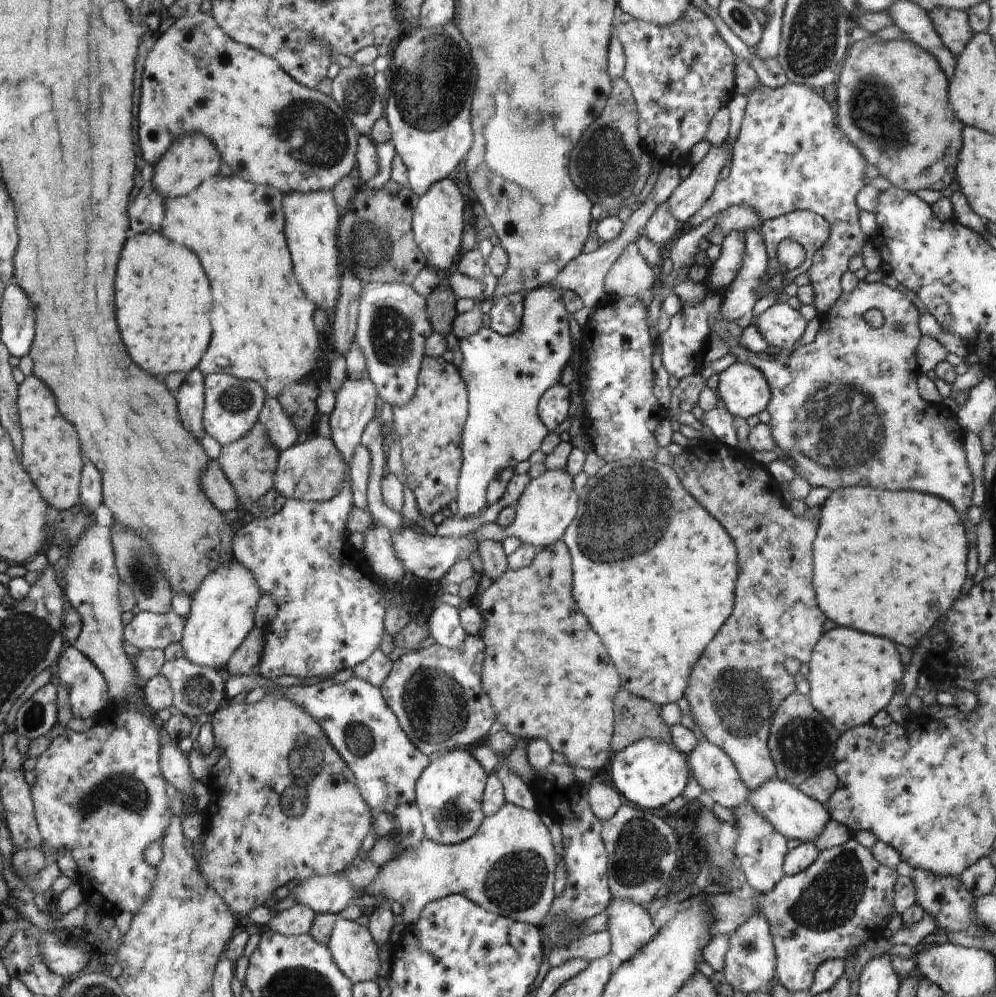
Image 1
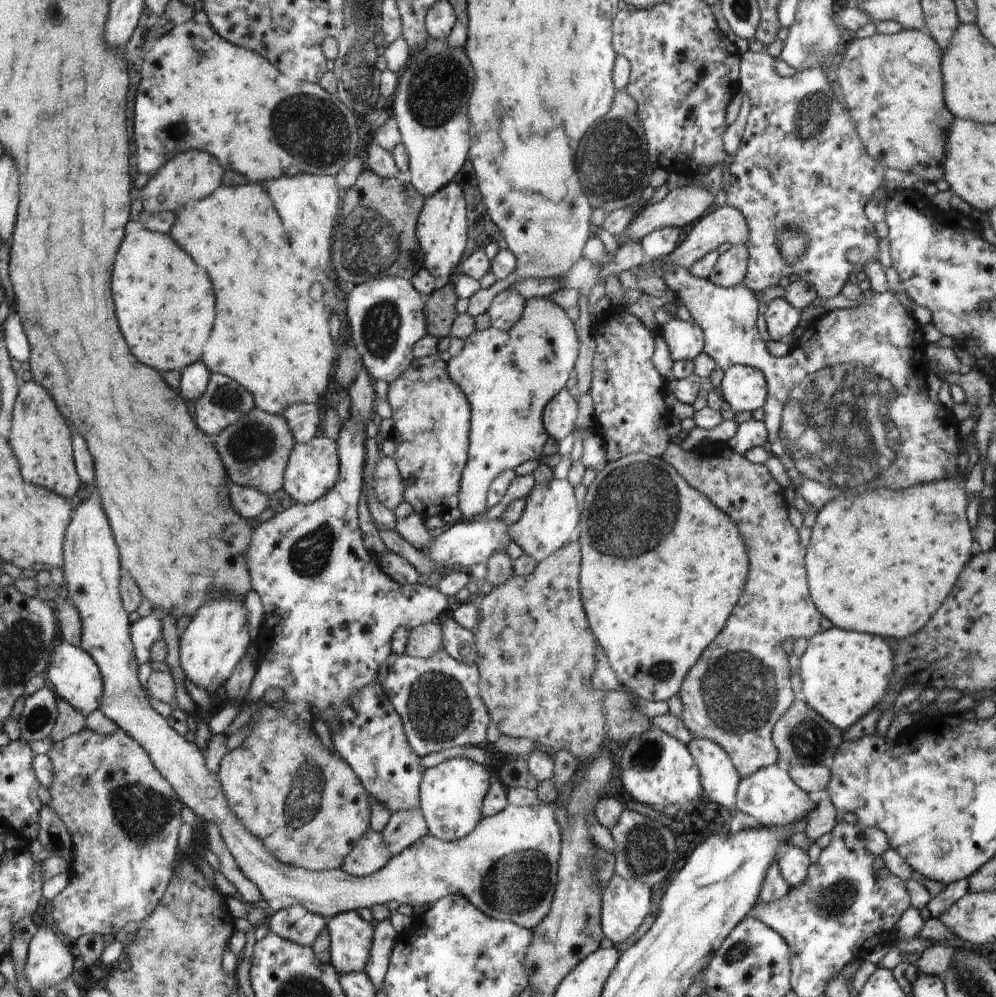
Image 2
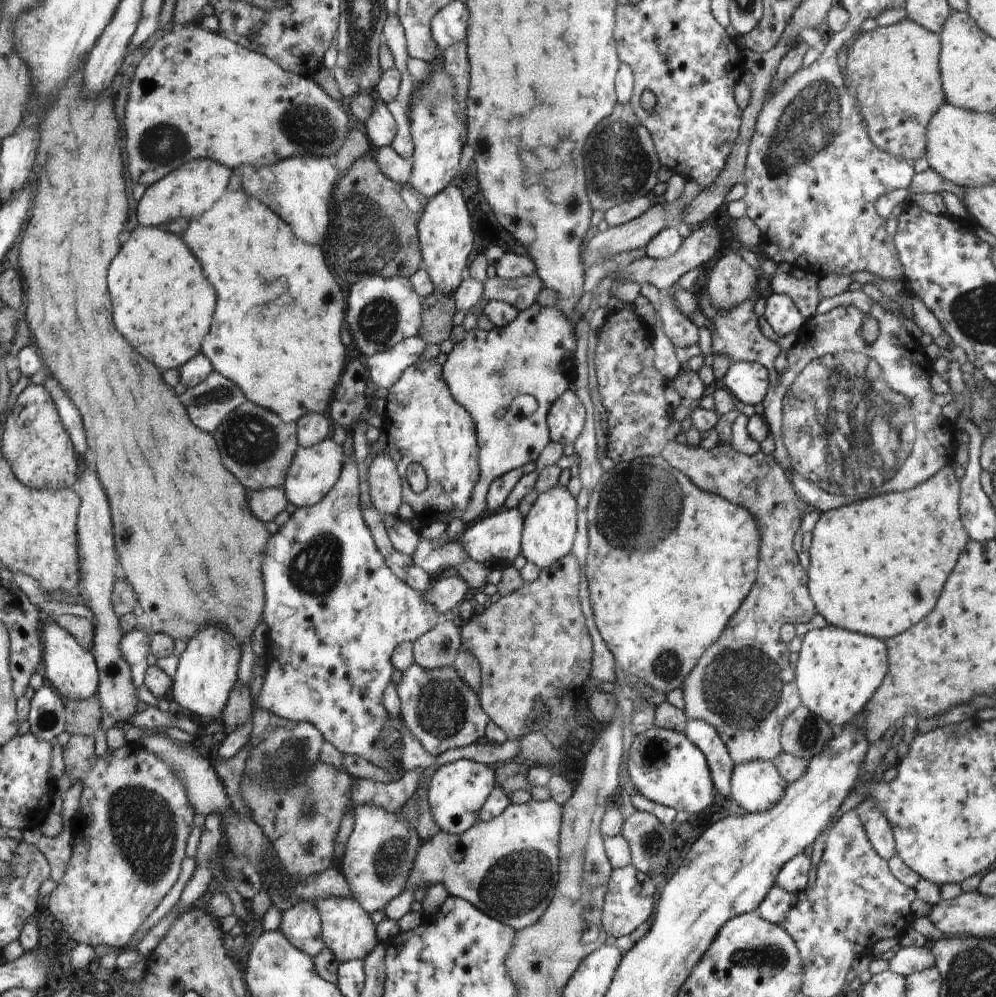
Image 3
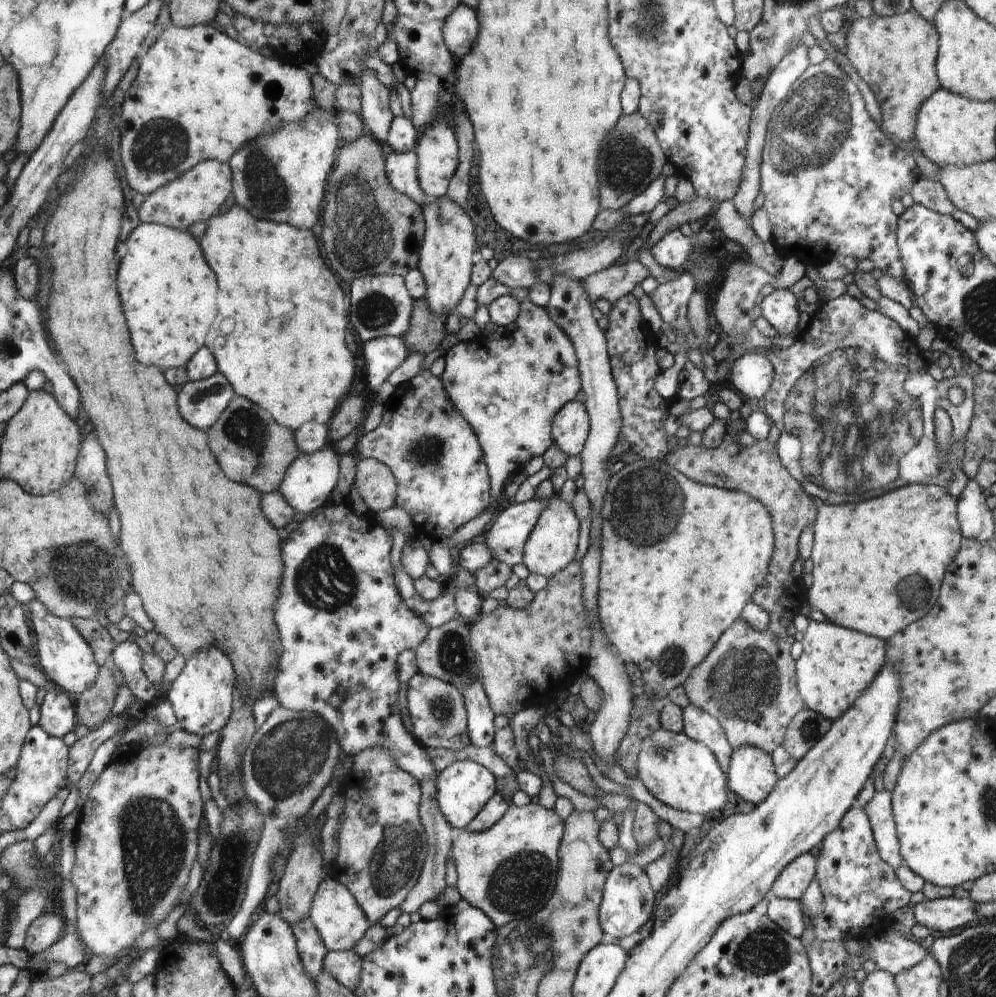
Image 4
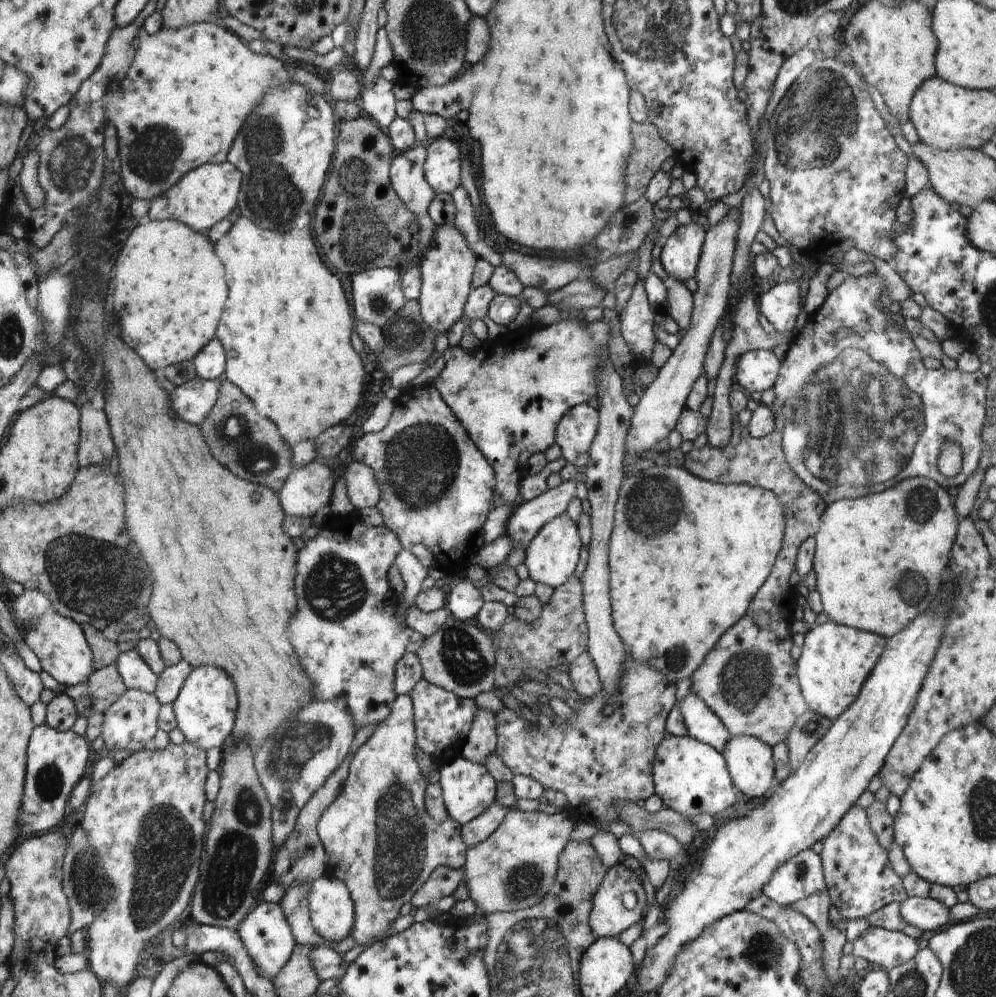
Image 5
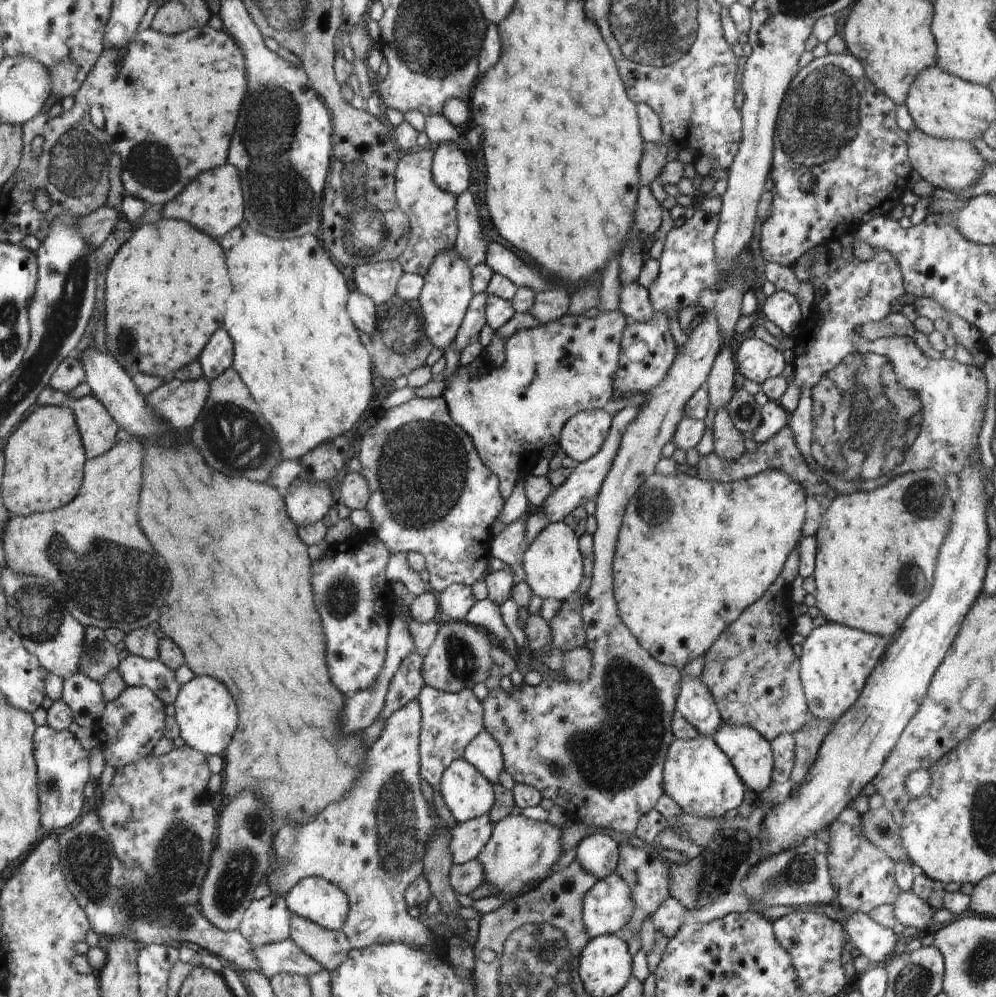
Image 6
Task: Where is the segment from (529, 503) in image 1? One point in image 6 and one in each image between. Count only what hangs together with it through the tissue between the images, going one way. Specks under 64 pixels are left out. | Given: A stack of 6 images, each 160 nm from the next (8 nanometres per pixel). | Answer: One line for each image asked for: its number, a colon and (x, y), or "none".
2: (550, 513)
3: (549, 527)
4: (551, 547)
5: (551, 558)
6: (552, 562)

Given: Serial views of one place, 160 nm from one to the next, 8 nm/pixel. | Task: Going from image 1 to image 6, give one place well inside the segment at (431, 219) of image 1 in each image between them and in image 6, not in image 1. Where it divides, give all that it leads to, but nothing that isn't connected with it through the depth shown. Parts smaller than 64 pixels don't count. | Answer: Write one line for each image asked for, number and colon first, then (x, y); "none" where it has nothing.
2: (443, 225)
3: (445, 234)
4: (445, 261)
5: (446, 271)
6: (445, 296)

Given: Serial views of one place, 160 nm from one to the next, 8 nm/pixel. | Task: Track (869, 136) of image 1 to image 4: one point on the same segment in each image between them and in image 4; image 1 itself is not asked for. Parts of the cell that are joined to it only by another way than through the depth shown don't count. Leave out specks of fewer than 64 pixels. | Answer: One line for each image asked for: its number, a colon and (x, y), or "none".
2: (893, 85)
3: (895, 69)
4: (895, 55)

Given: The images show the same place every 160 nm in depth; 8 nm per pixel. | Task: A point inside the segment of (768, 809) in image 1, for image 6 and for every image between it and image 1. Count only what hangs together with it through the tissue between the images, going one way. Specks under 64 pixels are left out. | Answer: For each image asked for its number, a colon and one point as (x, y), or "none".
2: (770, 796)
3: (757, 786)
4: (752, 775)
5: (752, 764)
6: (752, 756)

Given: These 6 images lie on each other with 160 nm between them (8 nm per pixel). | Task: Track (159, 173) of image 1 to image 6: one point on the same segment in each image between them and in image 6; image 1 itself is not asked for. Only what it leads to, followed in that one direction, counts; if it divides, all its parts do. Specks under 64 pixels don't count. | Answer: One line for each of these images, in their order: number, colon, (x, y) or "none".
2: (195, 174)
3: (194, 188)
4: (197, 195)
5: (205, 196)
6: (212, 203)

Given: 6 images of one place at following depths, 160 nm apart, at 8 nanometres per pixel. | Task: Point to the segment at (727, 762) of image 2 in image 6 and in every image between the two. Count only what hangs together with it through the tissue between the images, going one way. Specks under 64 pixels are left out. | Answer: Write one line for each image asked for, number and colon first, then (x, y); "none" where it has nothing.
3: (703, 735)
4: (698, 725)
5: (702, 723)
6: (696, 704)

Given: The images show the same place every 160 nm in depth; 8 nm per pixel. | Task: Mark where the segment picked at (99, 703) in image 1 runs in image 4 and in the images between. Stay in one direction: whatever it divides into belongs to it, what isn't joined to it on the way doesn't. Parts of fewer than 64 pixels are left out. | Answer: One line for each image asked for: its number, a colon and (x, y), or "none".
2: (74, 675)
3: (72, 671)
4: (63, 654)

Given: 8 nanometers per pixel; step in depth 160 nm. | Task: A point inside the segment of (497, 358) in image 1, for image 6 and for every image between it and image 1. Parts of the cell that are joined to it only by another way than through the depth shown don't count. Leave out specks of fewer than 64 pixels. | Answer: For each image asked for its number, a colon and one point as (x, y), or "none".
2: (508, 377)
3: (532, 356)
4: (509, 389)
5: (509, 402)
6: (553, 371)

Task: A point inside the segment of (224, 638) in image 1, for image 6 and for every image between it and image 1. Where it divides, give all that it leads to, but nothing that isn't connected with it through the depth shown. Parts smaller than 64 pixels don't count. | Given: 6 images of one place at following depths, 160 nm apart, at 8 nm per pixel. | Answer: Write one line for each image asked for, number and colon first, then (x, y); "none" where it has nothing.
2: (212, 645)
3: (208, 668)
4: (201, 696)
5: (205, 708)
6: (205, 712)

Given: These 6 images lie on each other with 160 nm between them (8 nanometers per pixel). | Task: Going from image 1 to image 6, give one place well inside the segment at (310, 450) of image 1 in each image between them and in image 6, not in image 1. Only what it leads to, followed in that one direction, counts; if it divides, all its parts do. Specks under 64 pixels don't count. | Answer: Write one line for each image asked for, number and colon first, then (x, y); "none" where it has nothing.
2: (312, 471)
3: (315, 470)
4: (309, 480)
5: (307, 489)
6: (307, 502)

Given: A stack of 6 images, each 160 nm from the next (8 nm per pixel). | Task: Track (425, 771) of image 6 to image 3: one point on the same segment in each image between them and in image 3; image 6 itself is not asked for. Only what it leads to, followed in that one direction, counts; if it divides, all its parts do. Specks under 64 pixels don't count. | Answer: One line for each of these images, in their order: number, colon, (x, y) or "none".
3: (442, 712)
4: (438, 712)
5: (443, 720)

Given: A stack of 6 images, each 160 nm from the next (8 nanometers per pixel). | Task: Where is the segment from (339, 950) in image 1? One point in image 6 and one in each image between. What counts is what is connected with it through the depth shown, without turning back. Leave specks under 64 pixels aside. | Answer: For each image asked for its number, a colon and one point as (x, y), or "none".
2: (351, 936)
3: (348, 931)
4: (336, 914)
5: (332, 910)
6: (314, 898)

